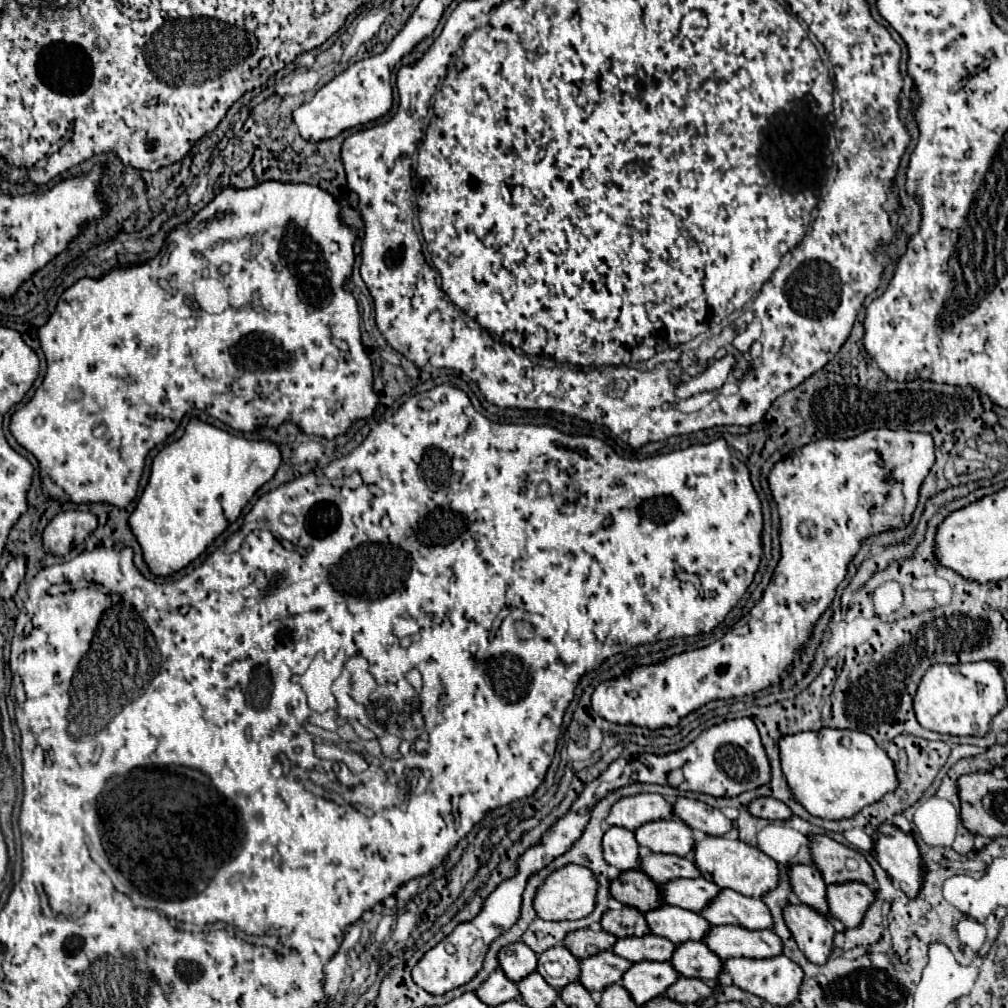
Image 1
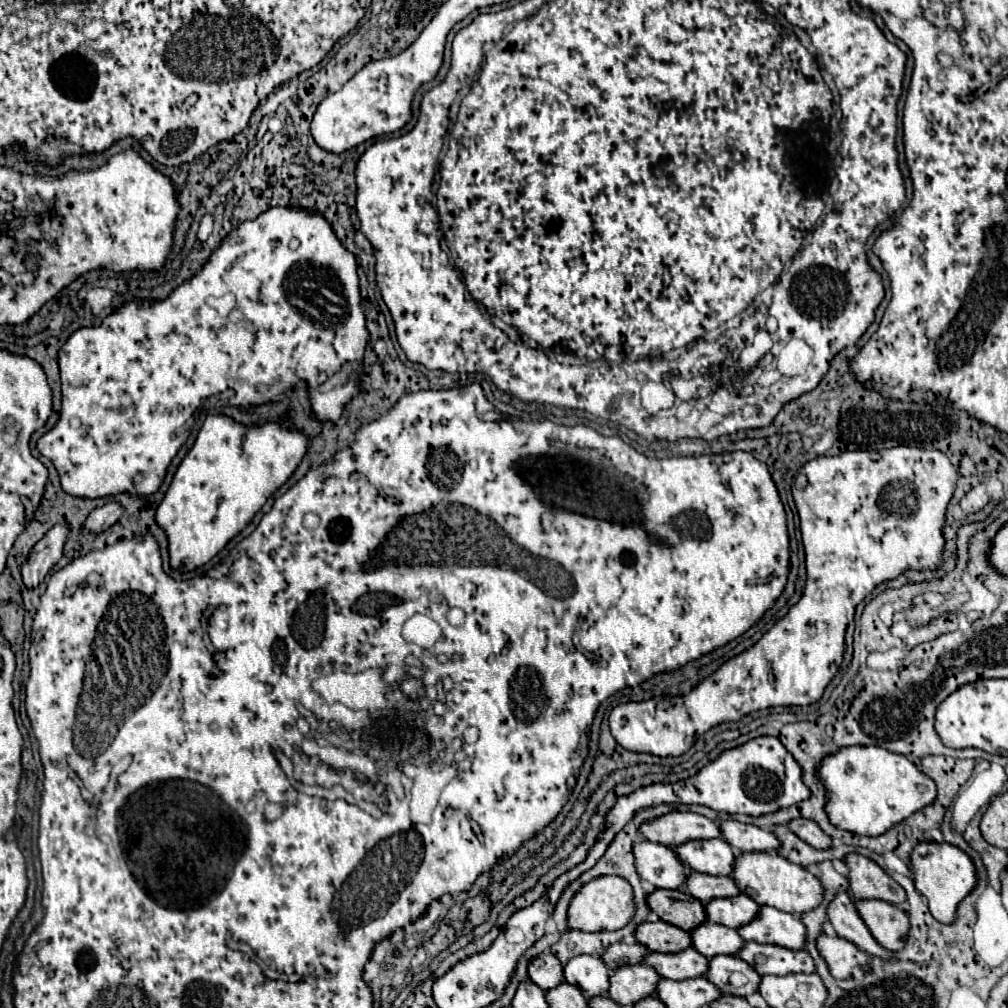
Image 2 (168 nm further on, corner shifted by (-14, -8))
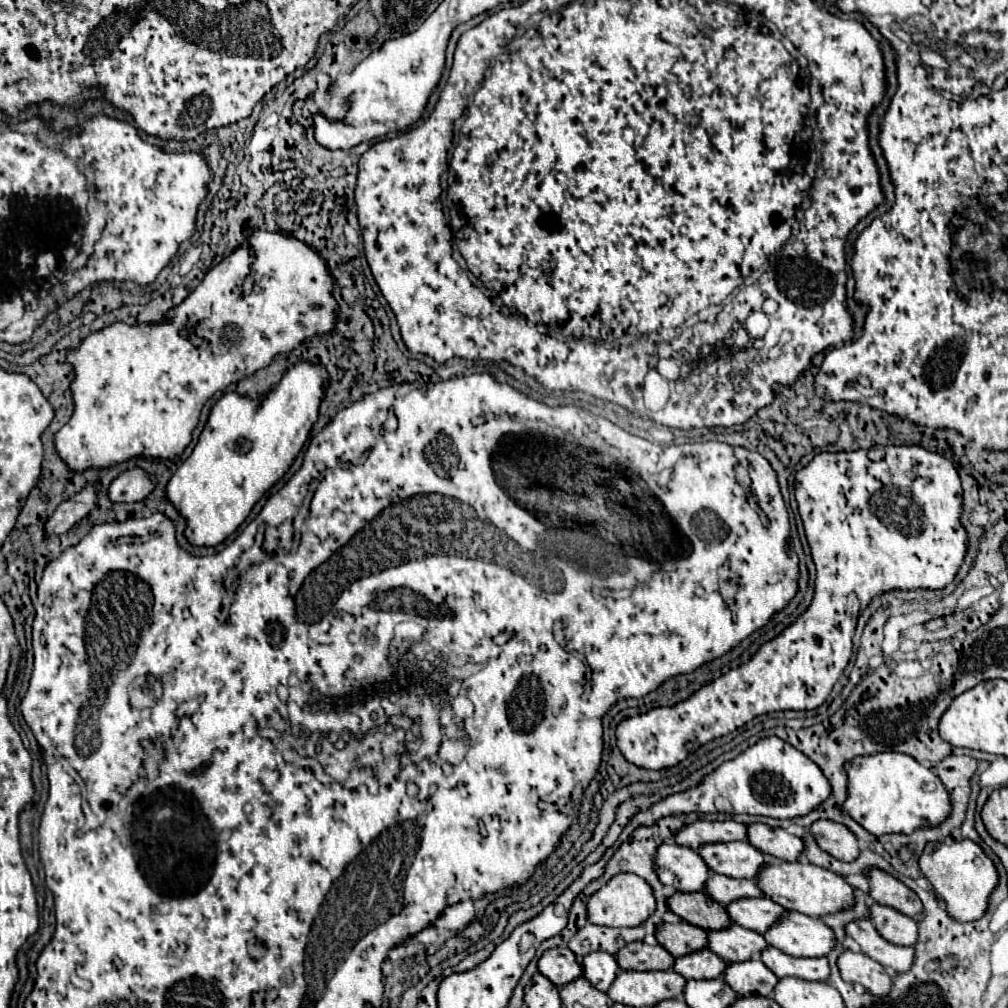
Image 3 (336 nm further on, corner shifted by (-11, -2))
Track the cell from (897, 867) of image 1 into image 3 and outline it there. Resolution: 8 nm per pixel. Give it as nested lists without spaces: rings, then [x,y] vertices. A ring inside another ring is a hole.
[[[963,839],[963,841],[955,841],[953,845],[945,845],[945,843],[927,843],[921,859],[919,859],[919,867],[921,867],[921,873],[931,881],[931,885],[935,887],[935,893],[939,899],[945,901],[947,905],[947,913],[951,917],[955,917],[957,921],[977,921],[985,915],[987,911],[987,905],[989,905],[989,895],[993,893],[993,889],[997,887],[999,883],[999,873],[997,873],[997,867],[995,863],[985,855],[985,851],[975,843],[975,841],[969,841],[969,839]]]

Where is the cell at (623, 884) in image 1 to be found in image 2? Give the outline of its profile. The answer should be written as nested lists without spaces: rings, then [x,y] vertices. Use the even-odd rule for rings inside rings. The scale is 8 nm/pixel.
[[[654,889],[648,893],[648,907],[666,923],[690,931],[706,921],[704,905],[680,889]]]

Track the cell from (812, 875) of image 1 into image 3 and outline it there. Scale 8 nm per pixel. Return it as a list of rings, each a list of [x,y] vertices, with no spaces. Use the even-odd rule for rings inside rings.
[[[869,919],[863,921],[853,921],[847,925],[847,935],[853,937],[865,955],[875,959],[887,969],[893,969],[897,973],[905,973],[913,965],[915,957],[915,947],[899,947],[889,941],[885,941],[875,925]]]

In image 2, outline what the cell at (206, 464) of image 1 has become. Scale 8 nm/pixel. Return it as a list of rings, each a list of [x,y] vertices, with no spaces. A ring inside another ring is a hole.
[[[224,415],[206,417],[194,447],[182,459],[172,483],[156,511],[156,523],[168,537],[170,567],[180,573],[194,571],[206,565],[226,543],[236,537],[252,517],[262,509],[270,495],[274,495],[300,465],[306,455],[306,437],[298,431],[290,431],[288,423],[266,423],[260,427],[244,427]]]

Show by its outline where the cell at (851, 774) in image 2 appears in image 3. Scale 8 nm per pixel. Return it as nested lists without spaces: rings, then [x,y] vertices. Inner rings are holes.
[[[879,753],[855,757],[845,769],[849,777],[849,797],[843,809],[873,835],[911,835],[915,829],[941,825],[951,813],[951,797],[941,779],[909,755]],[[927,785],[933,785],[933,789],[925,789]]]

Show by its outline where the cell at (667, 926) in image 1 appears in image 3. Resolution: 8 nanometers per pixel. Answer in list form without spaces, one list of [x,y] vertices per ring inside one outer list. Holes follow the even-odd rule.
[[[737,923],[723,931],[709,931],[709,949],[731,963],[759,957],[767,947],[769,943],[761,937],[761,933],[745,929]]]

